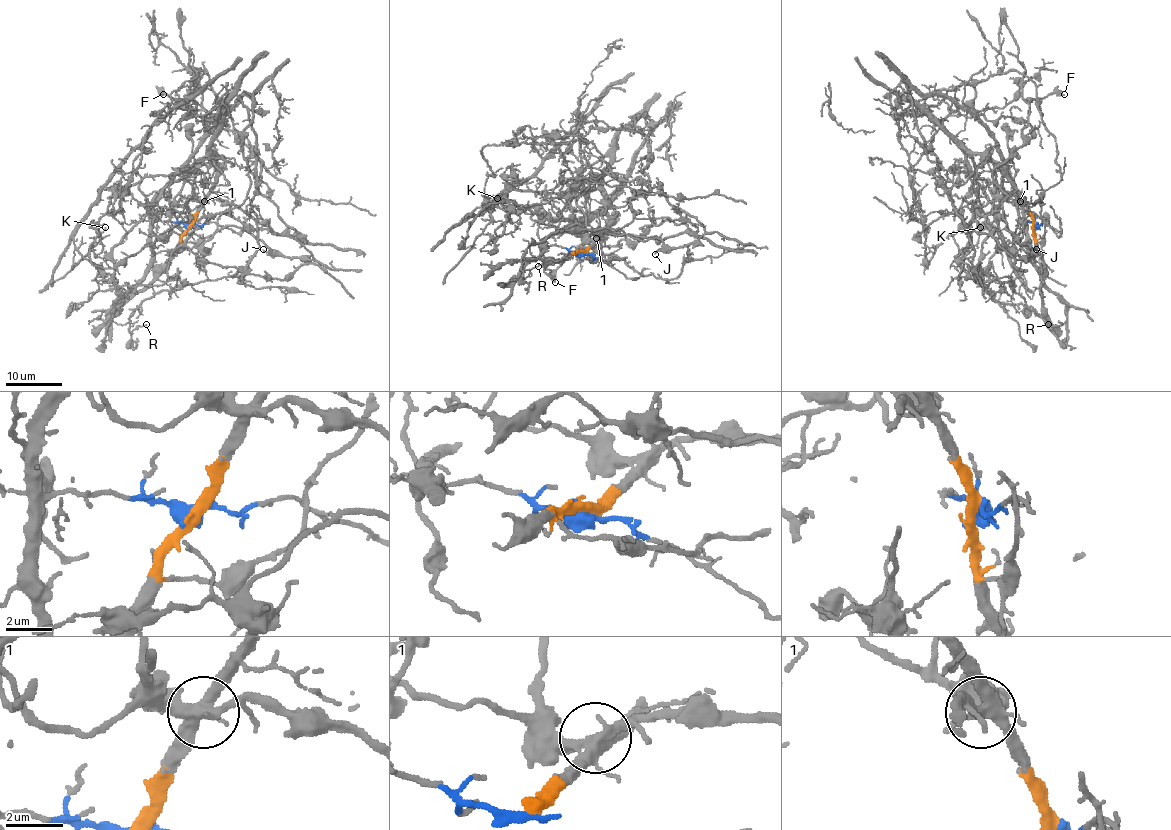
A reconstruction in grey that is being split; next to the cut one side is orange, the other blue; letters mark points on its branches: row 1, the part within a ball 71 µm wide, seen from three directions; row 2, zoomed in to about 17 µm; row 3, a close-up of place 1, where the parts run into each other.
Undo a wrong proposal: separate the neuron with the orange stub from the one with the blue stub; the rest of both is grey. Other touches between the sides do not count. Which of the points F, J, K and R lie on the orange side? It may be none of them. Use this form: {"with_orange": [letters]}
{"with_orange": ["J", "K", "R"]}

